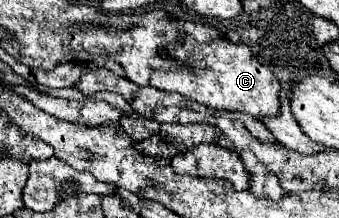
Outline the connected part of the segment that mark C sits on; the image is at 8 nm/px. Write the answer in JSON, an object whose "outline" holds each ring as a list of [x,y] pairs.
{"outline":[[[184,39],[182,43],[168,47],[164,55],[172,55],[182,61],[186,57],[190,71],[152,71],[150,83],[158,89],[180,93],[210,109],[242,111],[258,121],[280,115],[280,83],[272,71],[250,53],[248,45],[234,45],[224,39],[212,43],[196,43],[192,39]]]}

